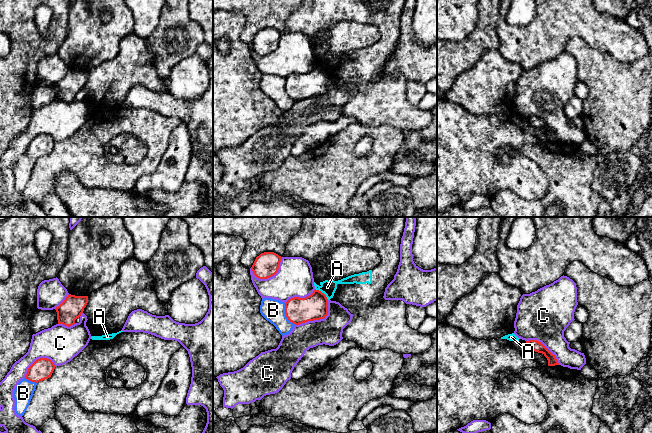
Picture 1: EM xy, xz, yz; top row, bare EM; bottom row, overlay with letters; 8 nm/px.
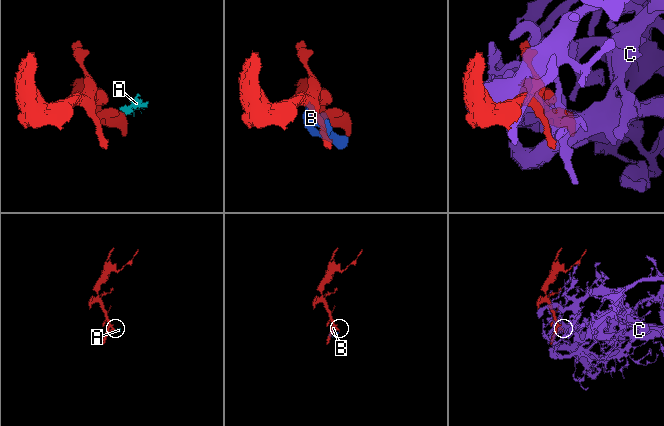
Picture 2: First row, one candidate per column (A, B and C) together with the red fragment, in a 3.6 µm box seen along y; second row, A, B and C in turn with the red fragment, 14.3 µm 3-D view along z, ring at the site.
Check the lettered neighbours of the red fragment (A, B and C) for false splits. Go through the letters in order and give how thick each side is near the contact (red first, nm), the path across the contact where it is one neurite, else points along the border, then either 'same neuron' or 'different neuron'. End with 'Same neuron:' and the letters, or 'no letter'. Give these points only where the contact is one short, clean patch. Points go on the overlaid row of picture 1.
A: 200 nm thick on the red side, 110 nm on the other; border along xz (315, 288), (320, 290), (328, 299); different neuron
B: 200 nm thick on the red side, 180 nm on the other; different neuron
C: 200 nm thick on the red side, 220 nm on the other; different neuron
Same neuron: no letter

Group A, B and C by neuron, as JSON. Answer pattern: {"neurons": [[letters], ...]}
{"neurons": [["A"], ["B", "C"]]}

